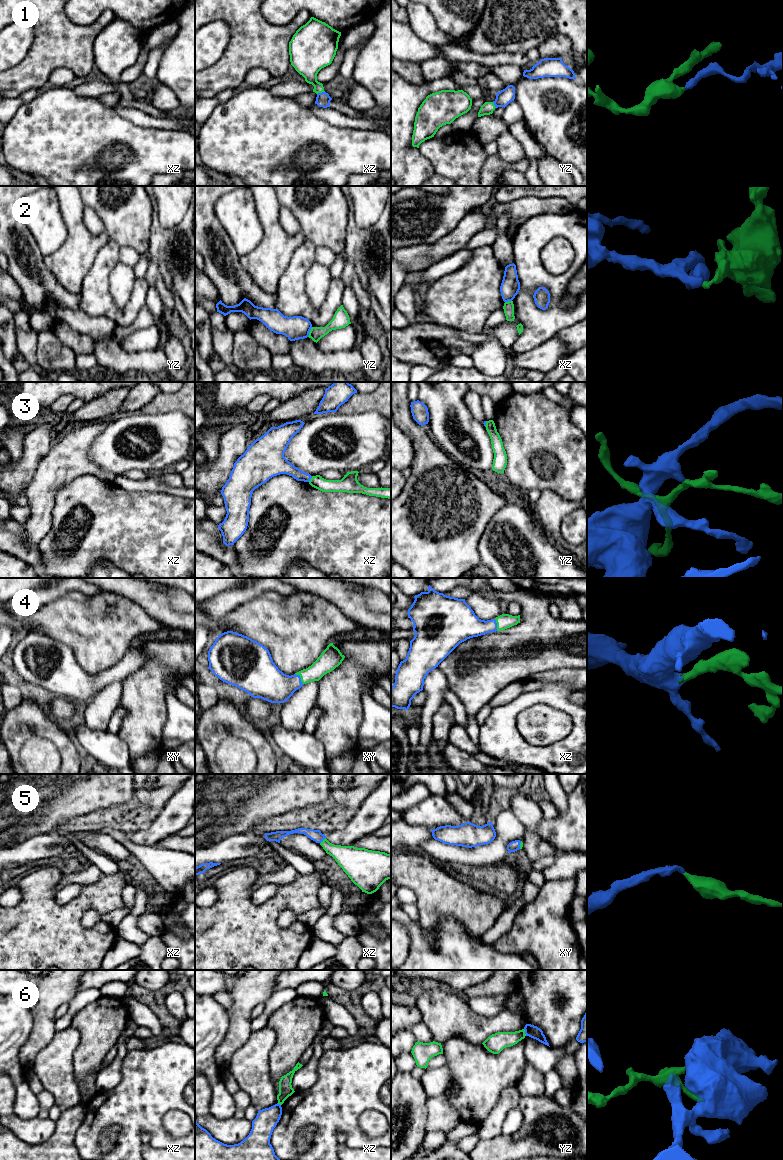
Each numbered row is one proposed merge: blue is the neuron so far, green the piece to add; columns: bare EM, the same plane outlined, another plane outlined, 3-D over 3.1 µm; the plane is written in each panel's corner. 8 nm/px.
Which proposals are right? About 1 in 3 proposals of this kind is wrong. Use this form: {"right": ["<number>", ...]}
{"right": ["1", "4", "5"]}

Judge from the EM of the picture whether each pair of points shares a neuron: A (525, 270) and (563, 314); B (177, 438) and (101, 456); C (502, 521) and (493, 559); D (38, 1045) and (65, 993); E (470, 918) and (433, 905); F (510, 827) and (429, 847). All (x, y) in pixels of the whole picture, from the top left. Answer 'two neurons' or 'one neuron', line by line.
A: one neuron
B: one neuron
C: one neuron
D: one neuron
E: one neuron
F: one neuron

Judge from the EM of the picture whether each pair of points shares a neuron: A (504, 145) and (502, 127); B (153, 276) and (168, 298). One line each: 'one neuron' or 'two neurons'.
A: two neurons
B: one neuron

